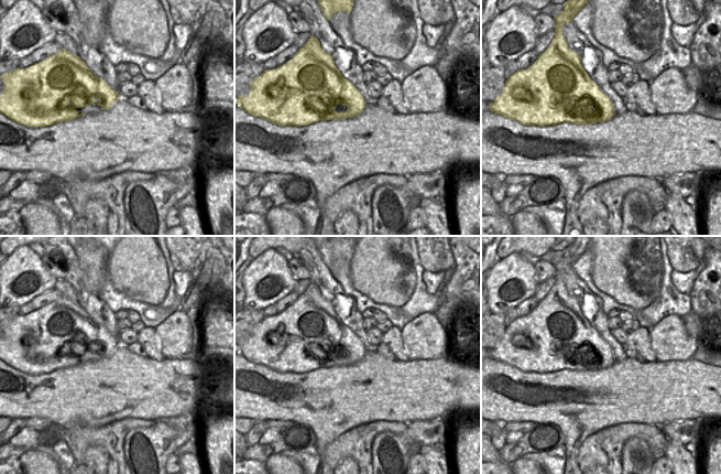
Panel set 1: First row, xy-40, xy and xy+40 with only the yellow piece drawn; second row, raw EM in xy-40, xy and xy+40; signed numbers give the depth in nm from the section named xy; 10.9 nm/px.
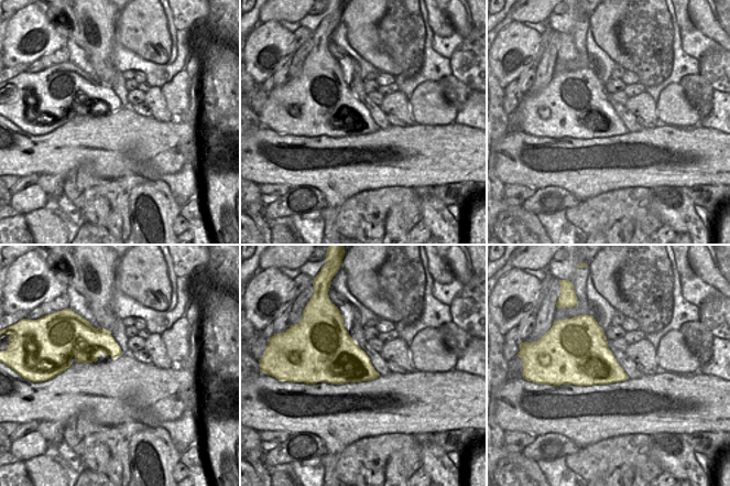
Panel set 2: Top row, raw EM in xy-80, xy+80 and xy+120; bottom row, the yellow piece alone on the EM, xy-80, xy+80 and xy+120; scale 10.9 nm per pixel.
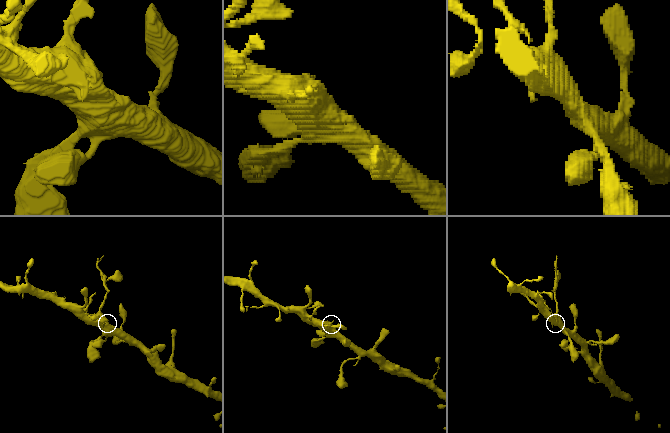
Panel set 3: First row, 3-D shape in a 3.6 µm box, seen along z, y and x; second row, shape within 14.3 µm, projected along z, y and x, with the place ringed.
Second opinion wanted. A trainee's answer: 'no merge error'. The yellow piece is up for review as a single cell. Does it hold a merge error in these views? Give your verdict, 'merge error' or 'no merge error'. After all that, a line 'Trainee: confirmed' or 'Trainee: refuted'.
merge error
Trainee: refuted

